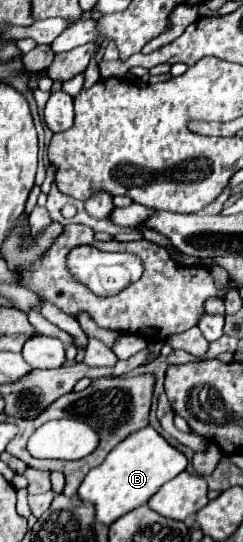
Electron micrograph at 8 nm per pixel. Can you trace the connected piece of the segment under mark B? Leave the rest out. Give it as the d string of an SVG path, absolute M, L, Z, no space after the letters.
M146 426L126 436L100 466L92 468L78 494L82 500L94 502L98 522L112 524L122 514L146 504L158 492L158 486L164 486L168 480L178 476L186 464L188 458L180 450L170 446L152 426Z

